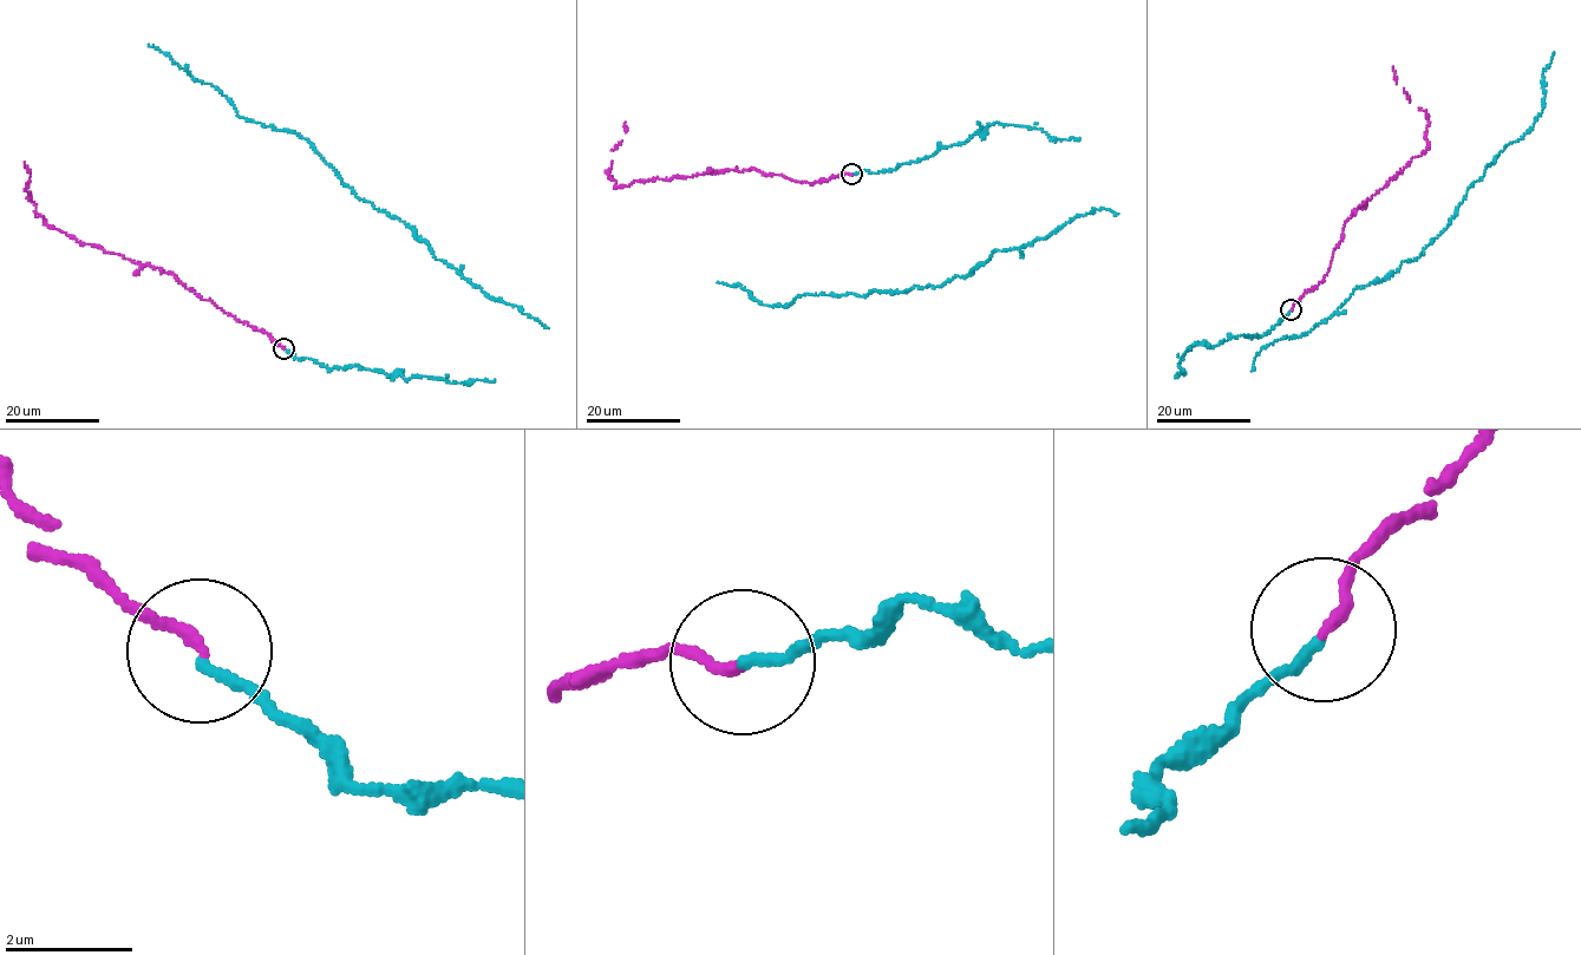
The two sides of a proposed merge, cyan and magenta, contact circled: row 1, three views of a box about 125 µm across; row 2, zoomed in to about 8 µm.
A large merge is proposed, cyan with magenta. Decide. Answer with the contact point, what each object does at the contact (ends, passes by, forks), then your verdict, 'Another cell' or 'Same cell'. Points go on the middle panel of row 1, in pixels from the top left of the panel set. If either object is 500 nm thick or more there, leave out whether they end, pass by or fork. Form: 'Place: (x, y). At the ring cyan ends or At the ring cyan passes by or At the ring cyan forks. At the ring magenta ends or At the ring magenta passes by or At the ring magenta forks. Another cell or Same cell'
Place: (851, 174). At the ring cyan ends. At the ring magenta ends. Same cell

